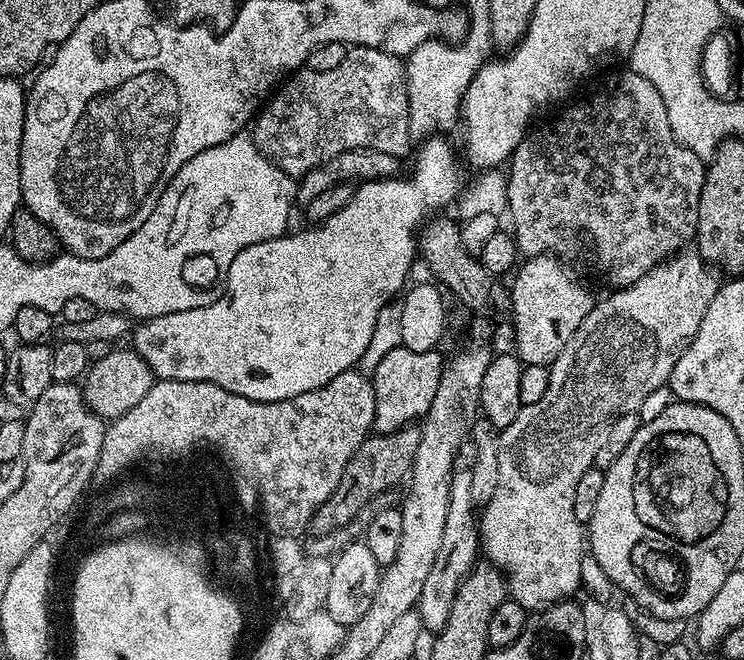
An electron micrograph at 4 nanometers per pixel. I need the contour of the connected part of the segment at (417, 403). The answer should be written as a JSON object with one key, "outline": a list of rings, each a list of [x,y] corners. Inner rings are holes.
{"outline":[[[403,346],[390,350],[382,362],[370,374],[374,390],[373,429],[377,433],[393,432],[399,428],[407,428],[419,421],[430,410],[430,402],[434,402],[434,394],[438,394],[438,382],[442,382],[442,374],[446,363],[439,351],[419,352]]]}

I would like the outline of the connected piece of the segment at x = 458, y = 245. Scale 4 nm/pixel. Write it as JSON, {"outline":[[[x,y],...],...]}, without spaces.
{"outline":[[[433,218],[427,221],[426,227],[418,236],[418,256],[421,261],[428,263],[428,268],[437,276],[435,279],[449,293],[453,292],[468,308],[484,308],[491,302],[494,307],[505,307],[506,292],[496,288],[492,292],[494,276],[486,271],[479,259],[473,253],[466,250],[466,246],[460,237],[461,225],[452,220],[440,220],[444,218]]]}

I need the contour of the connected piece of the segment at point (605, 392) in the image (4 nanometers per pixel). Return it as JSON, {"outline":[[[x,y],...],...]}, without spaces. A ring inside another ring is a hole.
{"outline":[[[681,250],[628,288],[609,291],[605,300],[597,299],[590,314],[582,318],[582,326],[574,330],[574,338],[566,342],[562,354],[550,365],[546,395],[538,402],[523,405],[518,418],[499,429],[498,487],[494,498],[479,513],[478,531],[483,559],[504,573],[508,596],[522,607],[539,610],[559,600],[573,599],[575,592],[581,591],[586,528],[574,518],[574,490],[578,490],[582,474],[594,467],[606,430],[622,414],[636,412],[650,390],[667,385],[678,358],[698,334],[698,326],[702,326],[702,318],[706,318],[706,310],[710,310],[710,302],[714,302],[714,294],[720,289],[722,280],[715,274],[699,252]]]}

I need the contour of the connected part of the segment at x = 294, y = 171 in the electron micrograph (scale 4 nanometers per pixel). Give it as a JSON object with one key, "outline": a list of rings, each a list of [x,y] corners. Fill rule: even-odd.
{"outline":[[[352,46],[348,48],[346,58],[342,58],[341,64],[334,66],[334,70],[319,72],[309,67],[297,70],[267,97],[266,103],[254,117],[250,135],[262,155],[293,178],[306,175],[318,165],[334,158],[334,154],[342,154],[346,150],[369,148],[382,150],[382,154],[407,157],[407,152],[413,151],[414,137],[408,132],[405,65],[401,57],[392,56],[383,49]]]}

